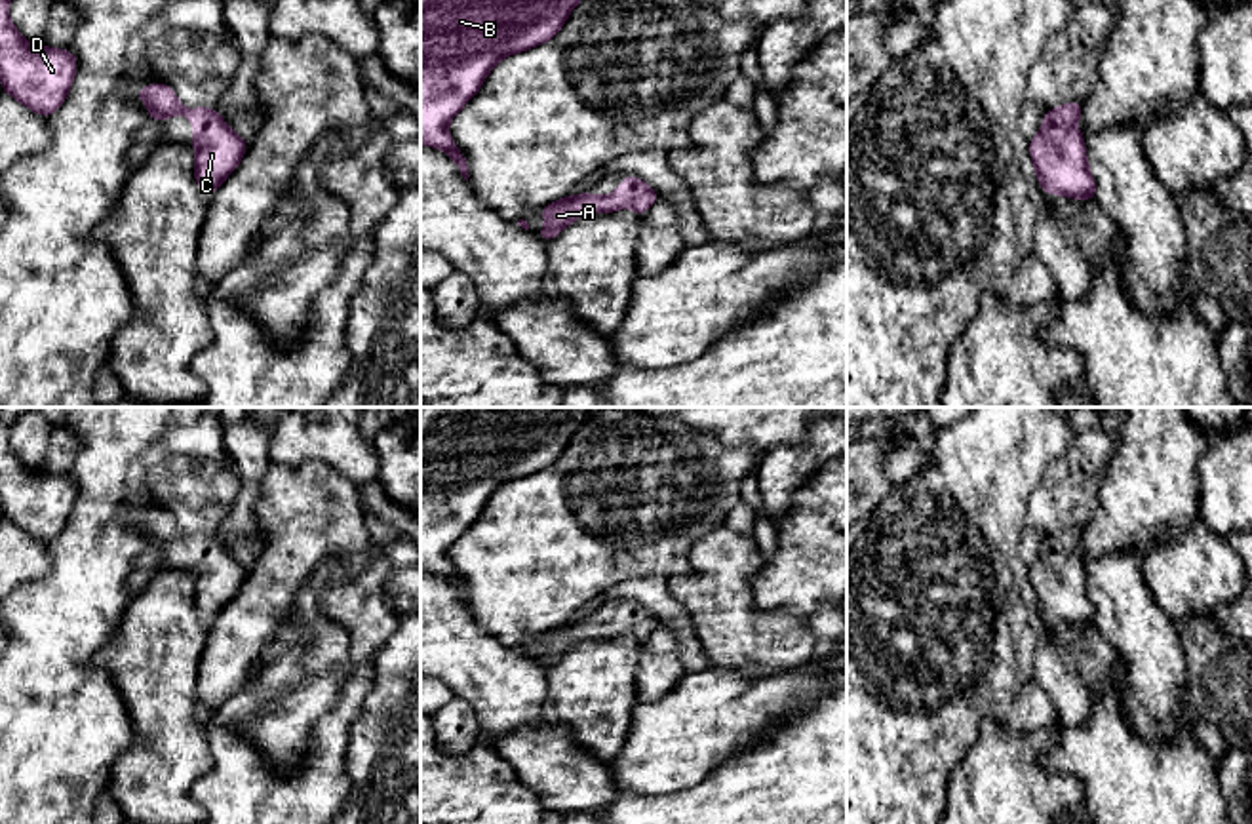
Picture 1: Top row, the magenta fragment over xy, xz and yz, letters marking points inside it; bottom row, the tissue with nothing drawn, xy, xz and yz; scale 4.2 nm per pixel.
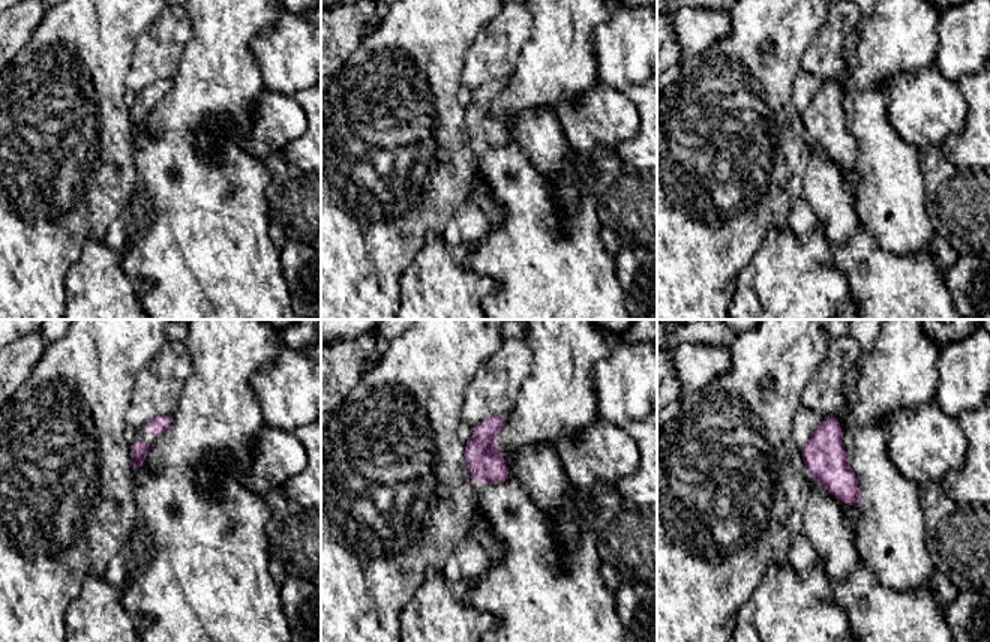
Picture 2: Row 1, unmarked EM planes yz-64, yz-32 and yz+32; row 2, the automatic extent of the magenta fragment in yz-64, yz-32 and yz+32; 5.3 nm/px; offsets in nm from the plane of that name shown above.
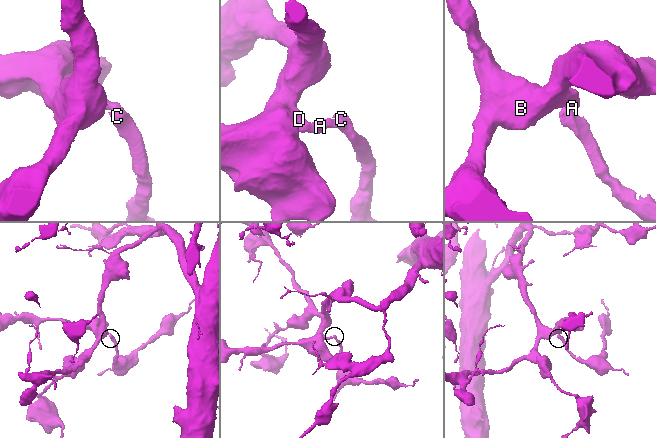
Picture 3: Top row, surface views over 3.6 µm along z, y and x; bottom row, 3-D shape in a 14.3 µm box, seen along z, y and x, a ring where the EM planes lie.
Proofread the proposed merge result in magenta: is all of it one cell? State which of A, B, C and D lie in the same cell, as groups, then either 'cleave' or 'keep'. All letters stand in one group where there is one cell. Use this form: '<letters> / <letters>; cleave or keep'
A B C D; keep

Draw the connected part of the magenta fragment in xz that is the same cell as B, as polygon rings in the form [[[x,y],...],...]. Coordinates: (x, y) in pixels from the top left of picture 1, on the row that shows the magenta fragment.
[[[421,0],[421,143],[445,150],[468,181],[462,152],[447,133],[451,118],[478,93],[495,65],[552,40],[580,0]]]

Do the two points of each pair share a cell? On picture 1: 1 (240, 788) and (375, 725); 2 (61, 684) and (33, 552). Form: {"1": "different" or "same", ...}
{"1": "different", "2": "different"}

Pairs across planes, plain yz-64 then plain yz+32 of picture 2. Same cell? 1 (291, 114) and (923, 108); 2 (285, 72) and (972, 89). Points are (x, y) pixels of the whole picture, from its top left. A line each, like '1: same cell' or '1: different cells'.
1: same cell
2: different cells

